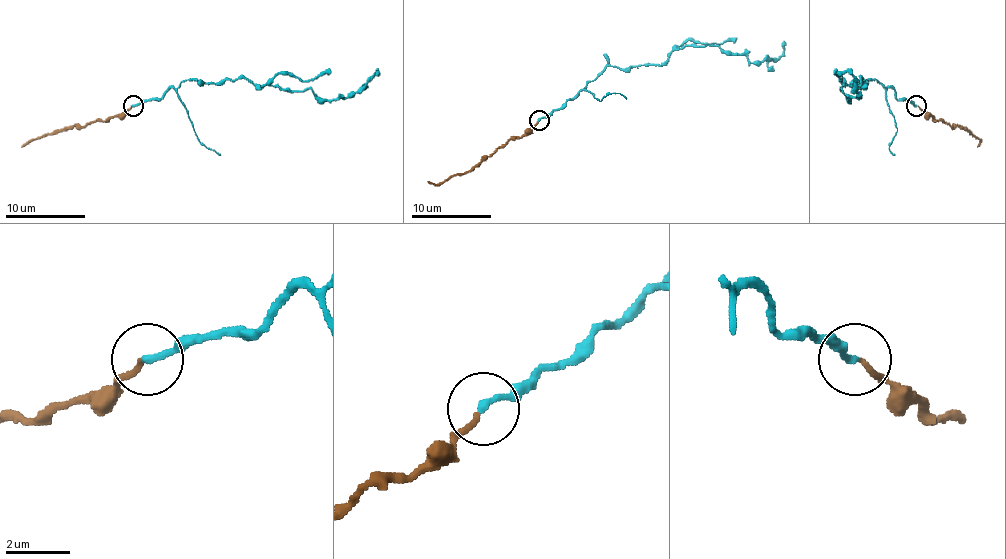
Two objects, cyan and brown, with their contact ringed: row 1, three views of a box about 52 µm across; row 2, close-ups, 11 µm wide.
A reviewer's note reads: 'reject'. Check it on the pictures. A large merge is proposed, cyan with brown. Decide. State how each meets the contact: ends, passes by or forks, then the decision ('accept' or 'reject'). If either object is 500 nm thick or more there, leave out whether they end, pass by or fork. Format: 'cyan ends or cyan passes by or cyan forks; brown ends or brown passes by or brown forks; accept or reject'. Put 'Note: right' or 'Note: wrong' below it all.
cyan ends; brown ends; accept
Note: wrong

